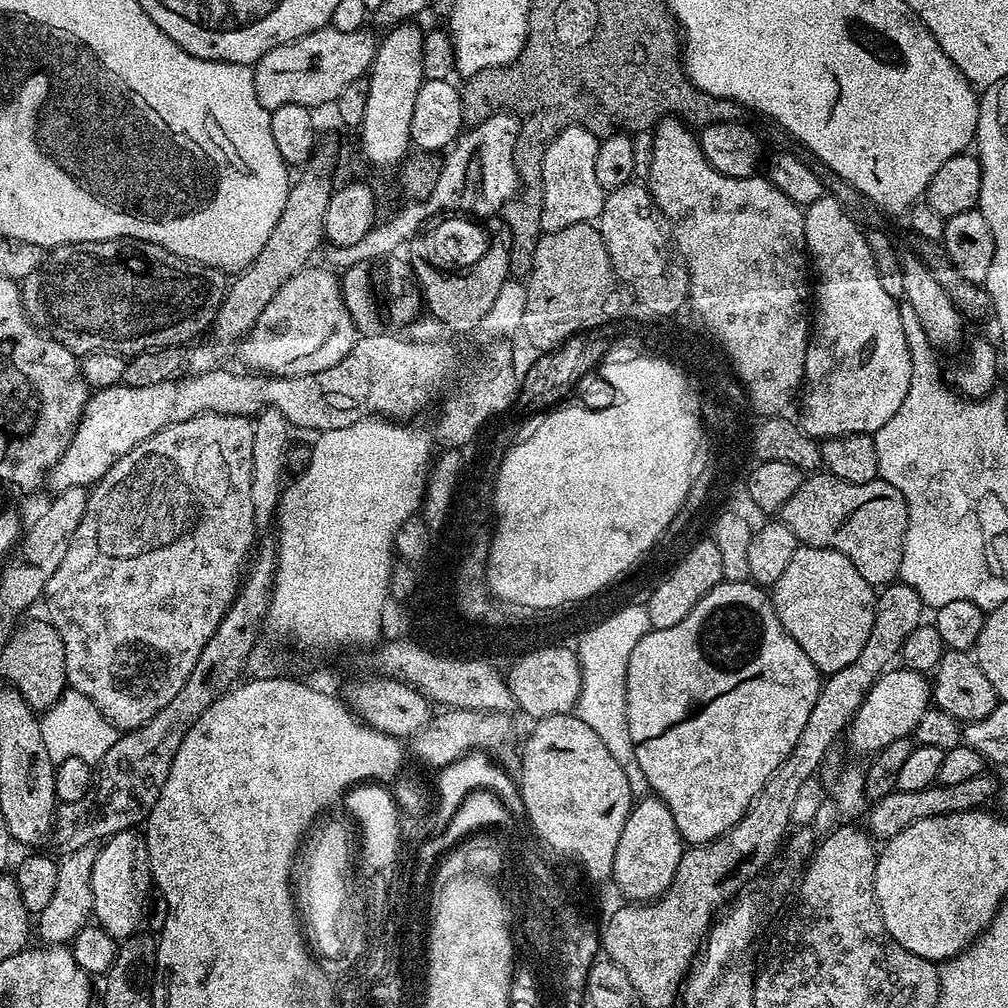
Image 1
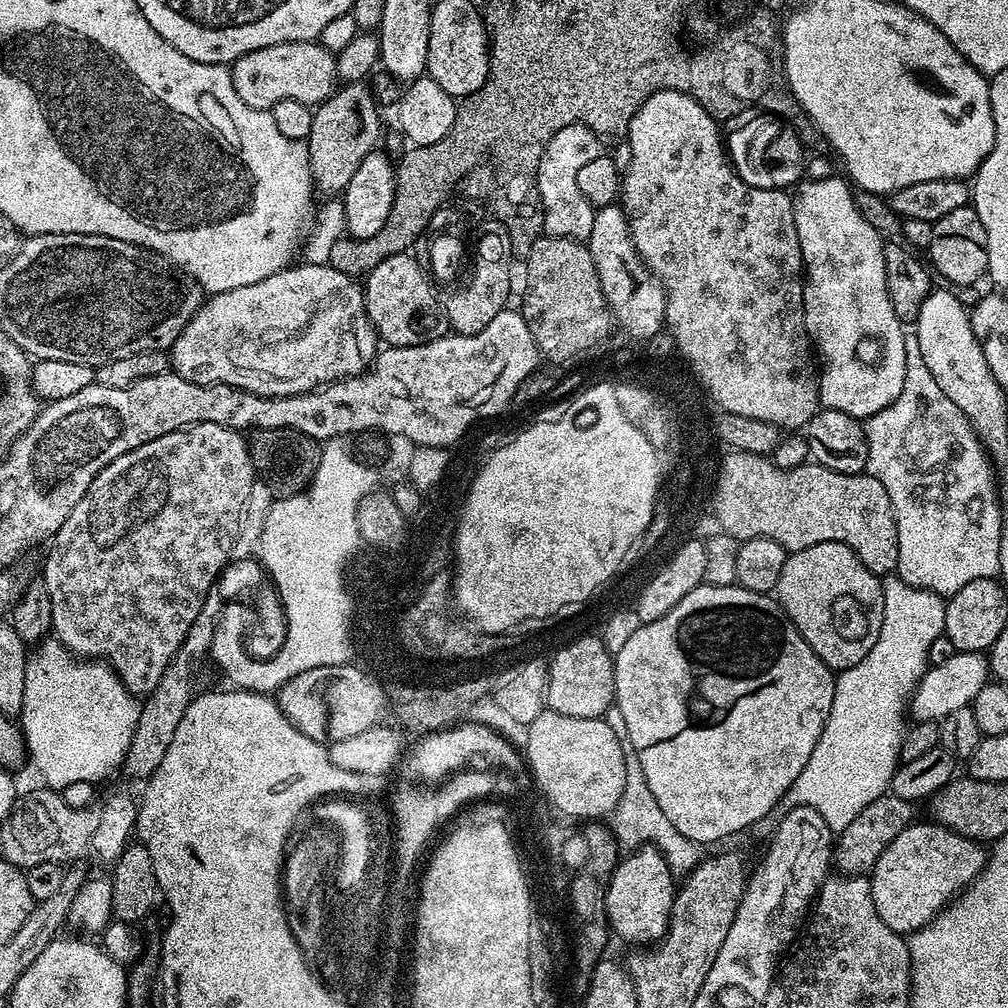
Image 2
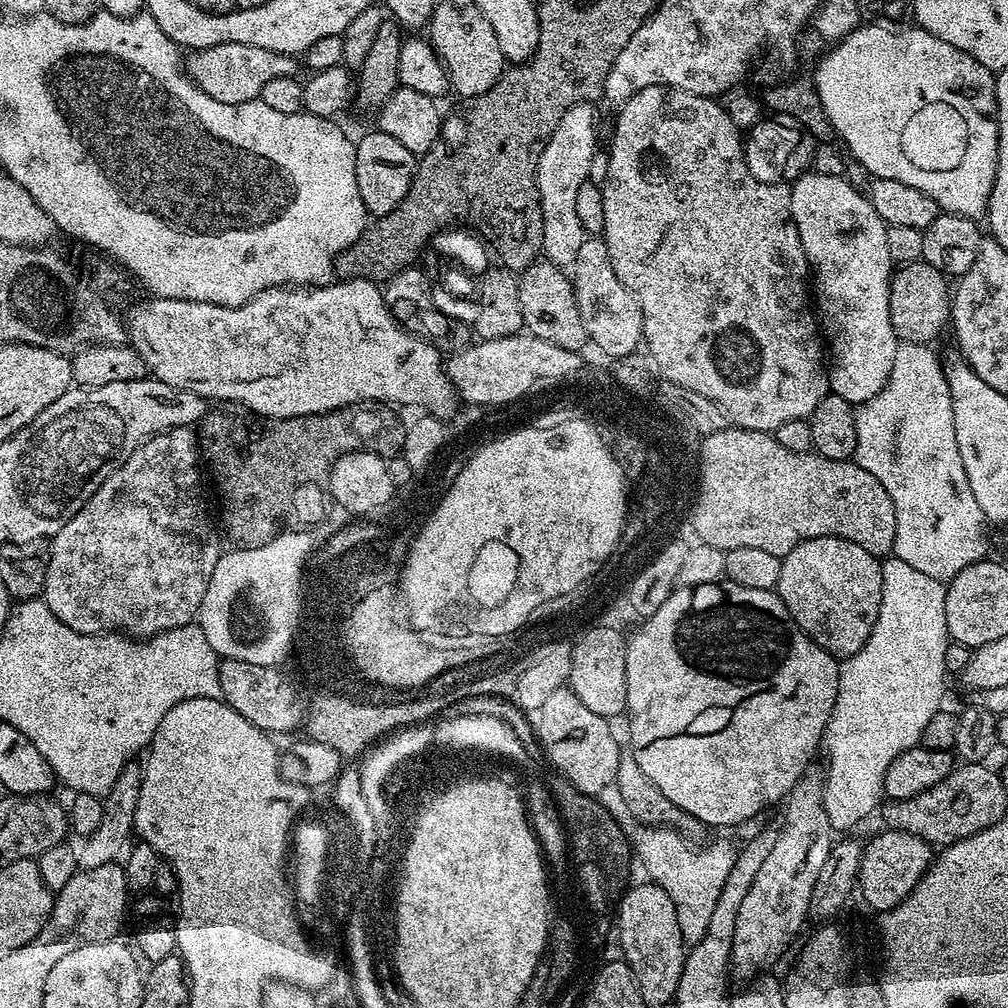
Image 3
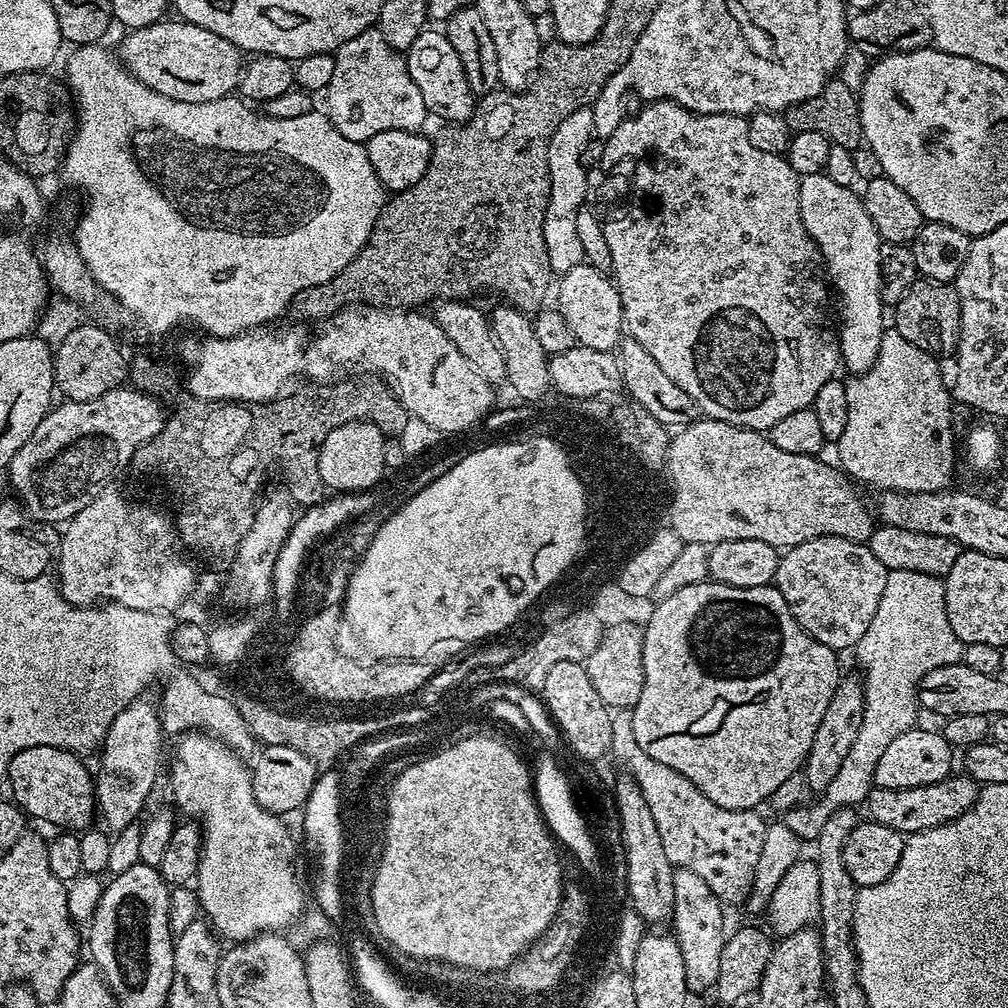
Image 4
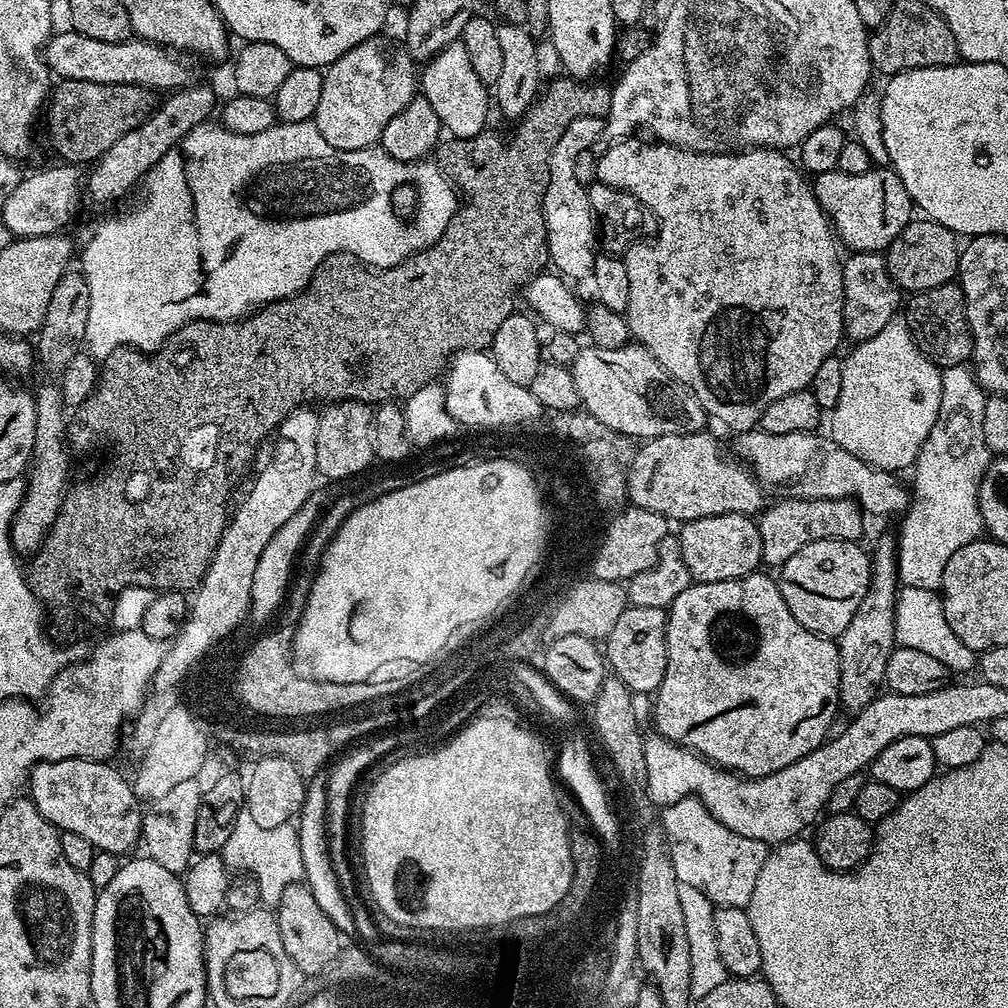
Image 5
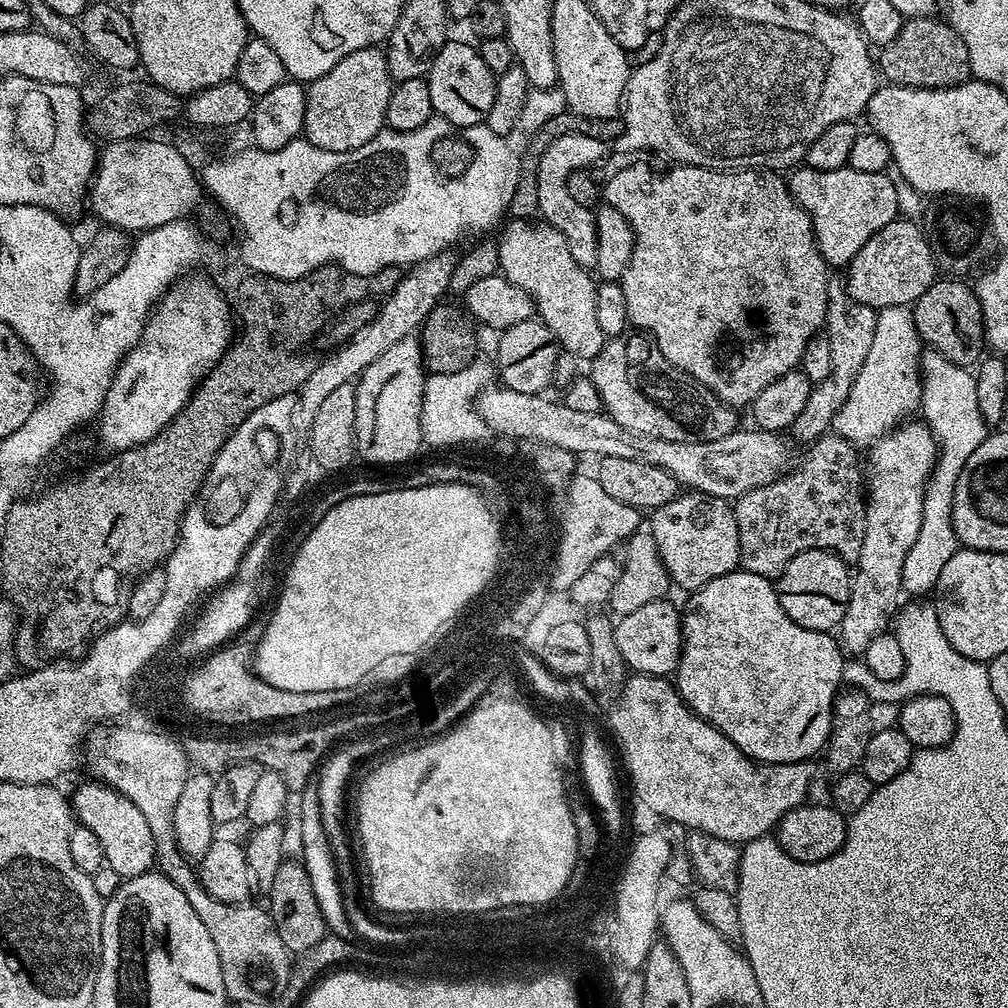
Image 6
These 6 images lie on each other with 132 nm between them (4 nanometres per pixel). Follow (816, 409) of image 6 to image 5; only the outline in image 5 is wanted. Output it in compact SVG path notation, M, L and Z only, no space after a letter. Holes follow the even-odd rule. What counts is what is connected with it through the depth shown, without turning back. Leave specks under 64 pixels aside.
M852 252L843 257L844 335L852 342L869 340L902 308L902 292L888 273L887 259L878 252Z

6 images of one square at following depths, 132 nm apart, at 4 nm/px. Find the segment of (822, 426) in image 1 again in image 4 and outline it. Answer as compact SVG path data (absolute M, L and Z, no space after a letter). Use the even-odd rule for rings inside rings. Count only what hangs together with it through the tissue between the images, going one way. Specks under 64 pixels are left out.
M823 172L801 176L798 206L802 214L802 226L806 226L810 238L820 251L820 258L824 262L824 271L830 281L835 303L836 300L840 303L840 324L838 320L840 359L843 367L849 368L849 373L859 374L878 356L878 346L886 330L886 324L884 324L886 305L880 297L880 246L882 241L866 210L863 199L857 193L855 196L854 193L852 188L838 186L838 182L832 181Z

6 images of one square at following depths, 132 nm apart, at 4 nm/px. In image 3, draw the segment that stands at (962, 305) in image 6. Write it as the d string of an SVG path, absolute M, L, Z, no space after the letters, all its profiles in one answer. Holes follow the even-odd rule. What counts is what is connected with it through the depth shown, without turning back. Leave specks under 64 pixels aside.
M922 258L901 264L892 273L892 281L888 284L890 290L890 326L894 326L897 341L905 344L935 345L936 339L943 334L944 328L949 327L952 319L952 292L950 291L949 277L930 266Z

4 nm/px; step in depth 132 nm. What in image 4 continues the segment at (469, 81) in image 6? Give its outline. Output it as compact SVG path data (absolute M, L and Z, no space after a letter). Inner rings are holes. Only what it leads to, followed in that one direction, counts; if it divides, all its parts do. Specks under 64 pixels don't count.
M425 30L414 38L414 42L406 53L410 78L414 78L414 86L422 93L422 102L426 102L429 113L433 117L441 116L453 125L463 124L476 109L478 97L470 90L470 82L466 82L466 70L462 70L462 61L454 46L450 46L450 38L443 32Z

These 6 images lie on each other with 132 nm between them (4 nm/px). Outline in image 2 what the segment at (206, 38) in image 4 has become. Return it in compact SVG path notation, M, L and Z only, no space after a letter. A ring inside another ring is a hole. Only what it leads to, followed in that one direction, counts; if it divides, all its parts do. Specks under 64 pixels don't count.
M316 40L282 42L250 50L231 64L234 90L246 106L271 109L278 102L293 100L309 106L319 106L338 87L337 57Z

